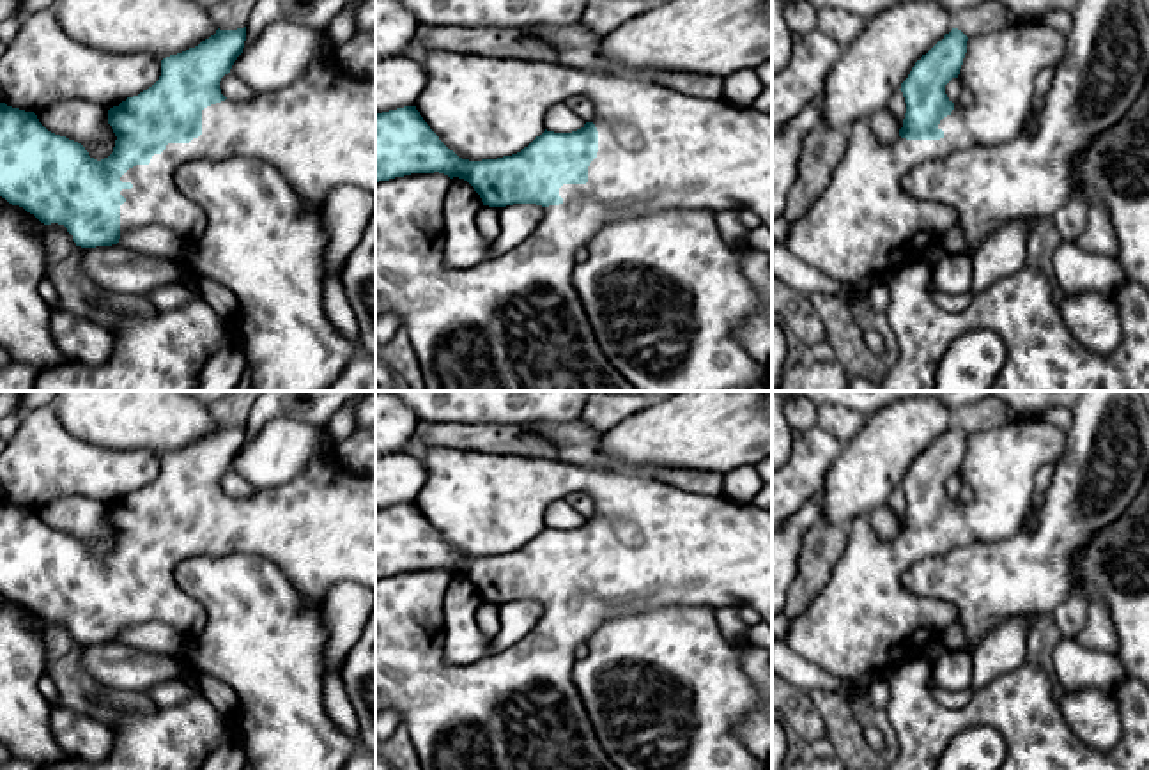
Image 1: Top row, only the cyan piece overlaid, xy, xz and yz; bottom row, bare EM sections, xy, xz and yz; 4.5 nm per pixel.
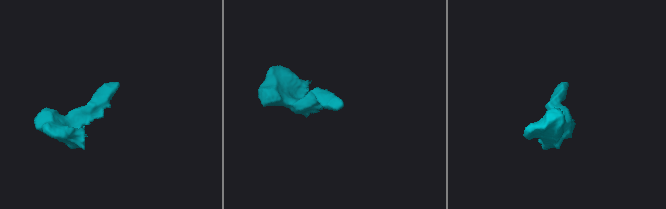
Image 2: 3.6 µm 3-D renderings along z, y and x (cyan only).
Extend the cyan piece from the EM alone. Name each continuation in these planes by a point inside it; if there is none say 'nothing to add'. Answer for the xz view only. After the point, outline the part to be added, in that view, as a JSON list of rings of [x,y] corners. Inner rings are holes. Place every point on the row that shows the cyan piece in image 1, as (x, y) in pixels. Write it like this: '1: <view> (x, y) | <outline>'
1: xz (514, 323) | [[[430,50],[421,55],[421,64],[427,73],[427,83],[416,101],[416,110],[439,140],[453,150],[459,158],[469,161],[497,159],[512,156],[528,147],[536,136],[545,131],[545,113],[551,106],[563,103],[565,96],[586,96],[595,106],[595,117],[590,120],[598,131],[598,152],[588,166],[586,184],[563,184],[559,205],[544,207],[544,216],[535,232],[519,246],[501,257],[485,260],[467,269],[448,267],[443,258],[444,251],[444,200],[451,179],[444,173],[411,173],[389,181],[375,182],[375,320],[379,315],[393,312],[400,326],[407,331],[414,352],[420,359],[423,382],[427,391],[639,391],[628,379],[625,379],[605,358],[598,347],[588,317],[579,304],[579,296],[572,285],[572,271],[575,267],[574,255],[614,219],[641,216],[653,211],[666,209],[708,209],[712,212],[728,209],[752,211],[761,225],[772,228],[772,115],[758,112],[754,106],[733,106],[724,99],[696,99],[683,96],[639,76],[598,73],[591,69],[567,67],[561,64],[549,64],[538,60],[515,60],[480,57],[469,53],[453,53],[444,50]]]

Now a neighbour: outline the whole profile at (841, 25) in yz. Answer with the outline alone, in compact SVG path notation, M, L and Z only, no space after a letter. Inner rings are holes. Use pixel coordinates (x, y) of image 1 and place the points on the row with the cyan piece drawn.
M841 7L818 11L818 28L846 48L866 27L866 19Z

